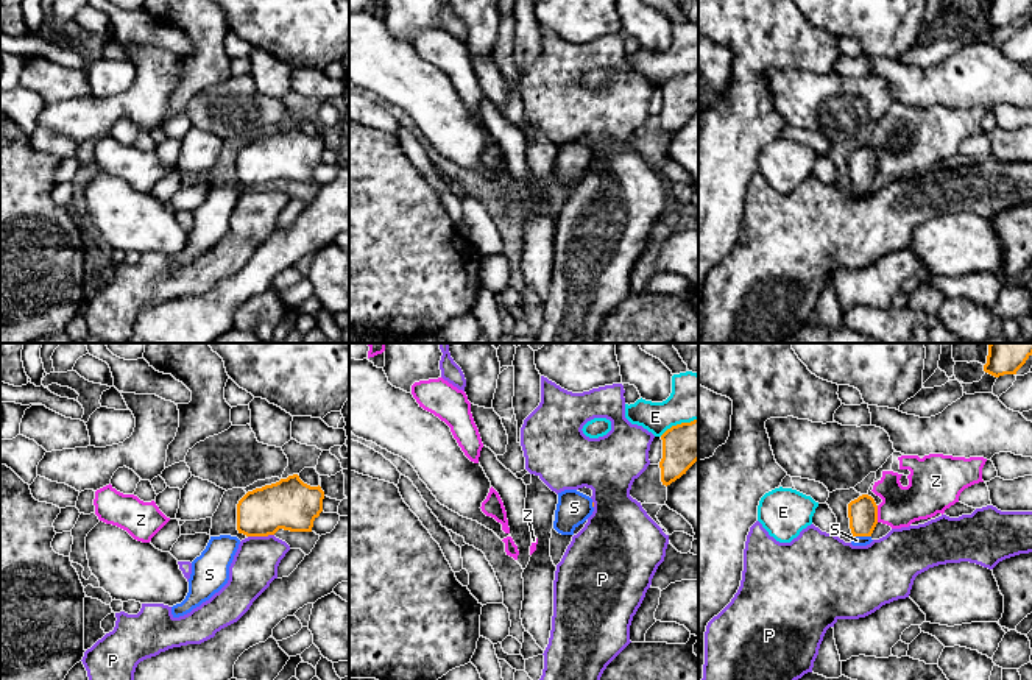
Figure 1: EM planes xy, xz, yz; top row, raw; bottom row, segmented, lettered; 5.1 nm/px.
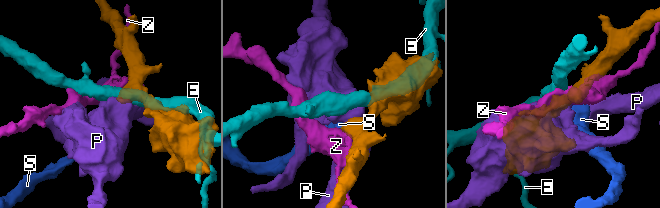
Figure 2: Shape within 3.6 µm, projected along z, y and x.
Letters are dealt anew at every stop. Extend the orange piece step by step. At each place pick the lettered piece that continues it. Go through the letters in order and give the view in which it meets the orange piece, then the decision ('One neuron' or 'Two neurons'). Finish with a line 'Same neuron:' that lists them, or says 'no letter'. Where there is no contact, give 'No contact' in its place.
E: Touches orange in xz. Two neurons
P: Touches orange in xy. Two neurons
S: Touches orange in yz. One neuron
Z: Touches orange in yz. Two neurons
Same neuron: S

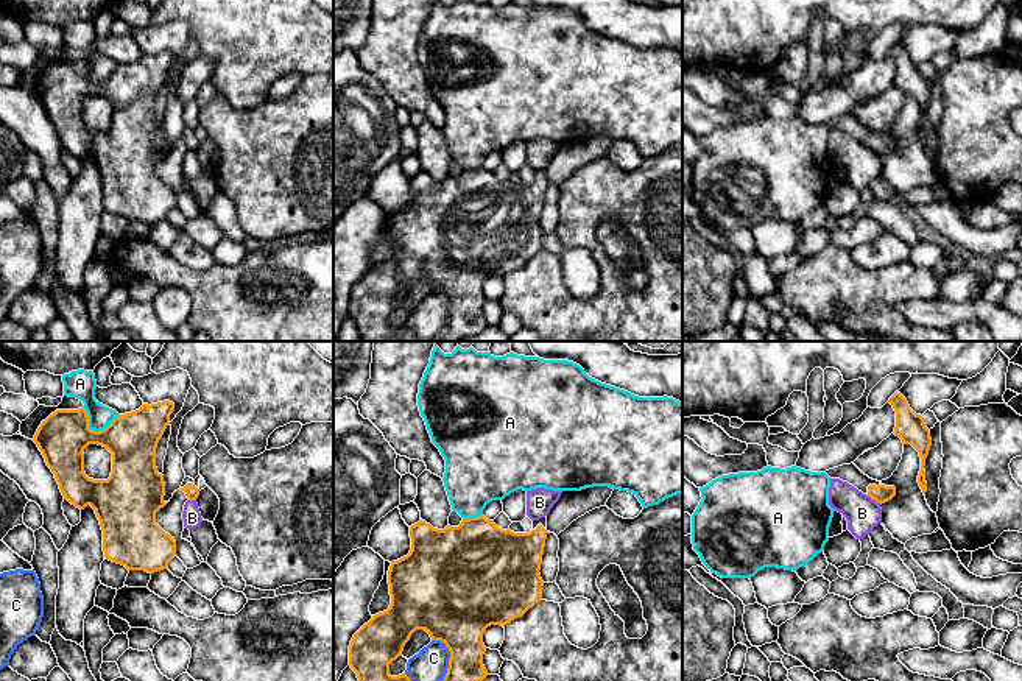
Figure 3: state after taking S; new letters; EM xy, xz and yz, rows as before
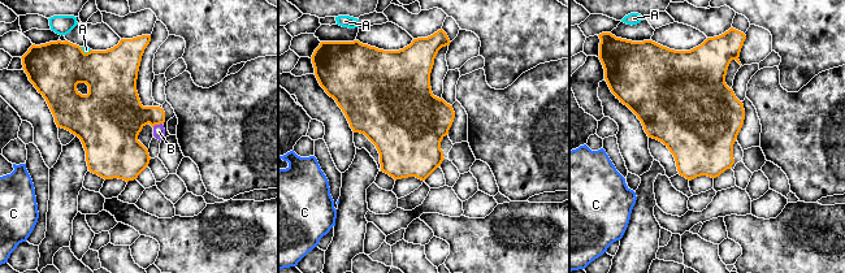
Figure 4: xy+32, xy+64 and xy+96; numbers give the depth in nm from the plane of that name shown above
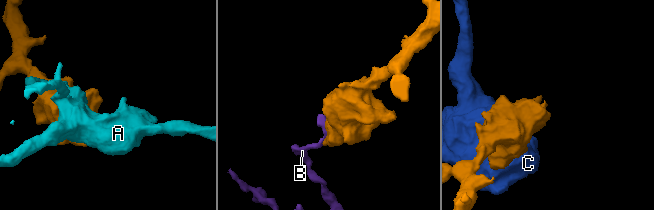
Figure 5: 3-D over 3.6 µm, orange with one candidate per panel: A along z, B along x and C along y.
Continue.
A: Touches orange in xy. Two neurons
B: Touches orange in yz. Two neurons
C: Touches orange in xz. Two neurons
Same neuron: no letter

